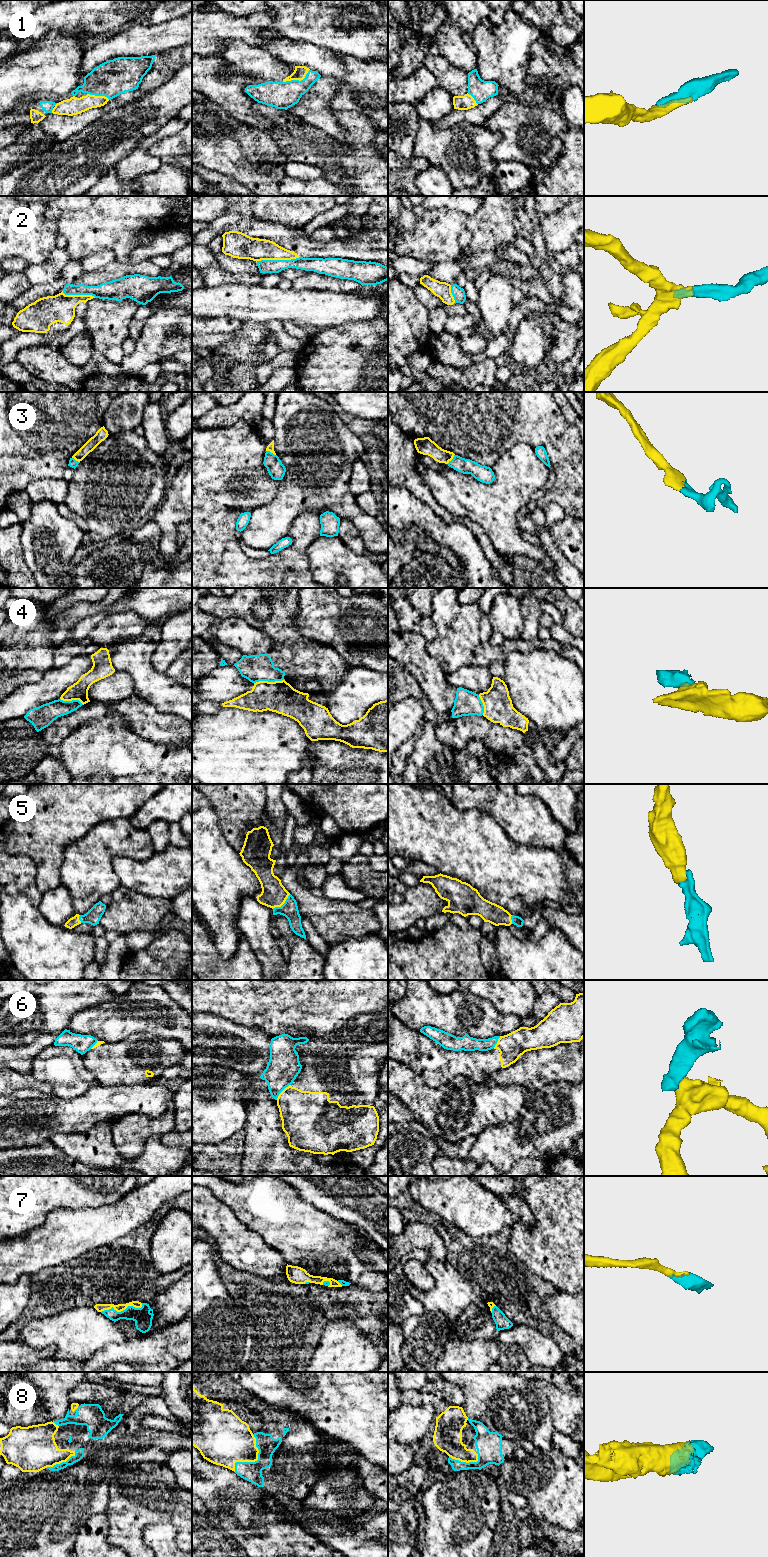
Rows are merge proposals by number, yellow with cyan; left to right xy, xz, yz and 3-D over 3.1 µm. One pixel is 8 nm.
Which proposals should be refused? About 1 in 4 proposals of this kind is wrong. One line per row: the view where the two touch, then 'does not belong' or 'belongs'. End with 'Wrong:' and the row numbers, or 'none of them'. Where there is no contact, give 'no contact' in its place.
1: meets yellow in xz; belongs
2: meets yellow in xz; belongs
3: meets yellow in yz; belongs
4: meets yellow in xz; does not belong
5: meets yellow in xz; belongs
6: meets yellow in xz; does not belong
7: meets yellow in xy; belongs
8: meets yellow in xz; belongs
Wrong: 4, 6

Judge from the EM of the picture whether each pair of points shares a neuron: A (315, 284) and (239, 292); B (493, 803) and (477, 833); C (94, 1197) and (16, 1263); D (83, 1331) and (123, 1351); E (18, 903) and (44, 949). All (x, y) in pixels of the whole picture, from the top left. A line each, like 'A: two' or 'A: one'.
A: two
B: two
C: two
D: two
E: one

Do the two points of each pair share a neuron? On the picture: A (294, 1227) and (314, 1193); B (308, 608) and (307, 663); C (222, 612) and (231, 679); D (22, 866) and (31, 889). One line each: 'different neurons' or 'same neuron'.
A: different neurons
B: different neurons
C: different neurons
D: same neuron

